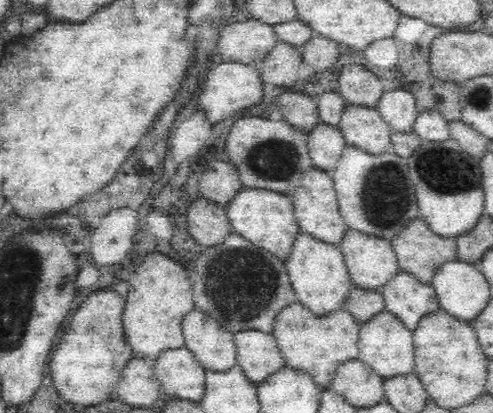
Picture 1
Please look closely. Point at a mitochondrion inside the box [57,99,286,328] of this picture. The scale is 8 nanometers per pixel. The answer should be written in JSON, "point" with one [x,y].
{"point":[236,281]}

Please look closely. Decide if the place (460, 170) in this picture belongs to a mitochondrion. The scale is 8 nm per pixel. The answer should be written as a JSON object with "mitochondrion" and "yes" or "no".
{"mitochondrion":"yes"}

